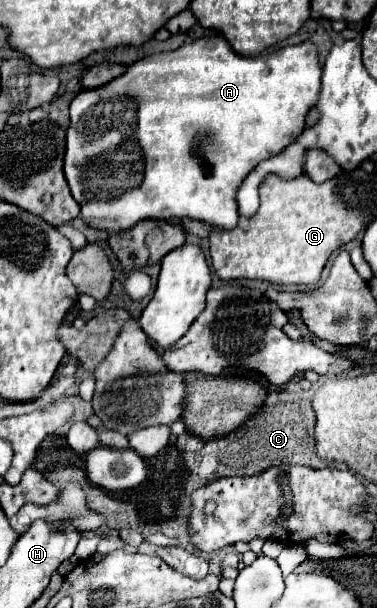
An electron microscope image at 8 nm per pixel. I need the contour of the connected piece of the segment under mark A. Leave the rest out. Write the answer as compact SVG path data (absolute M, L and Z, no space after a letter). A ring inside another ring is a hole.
M207 36L199 38L191 44L183 44L177 50L171 52L159 52L147 58L141 58L133 62L125 74L119 78L107 82L105 86L93 88L93 90L81 90L73 102L71 102L71 126L67 130L67 152L65 152L65 176L71 188L73 198L81 206L81 218L85 224L93 228L115 228L121 232L121 228L131 228L133 224L141 220L173 220L173 218L191 218L191 220L201 220L217 228L231 230L237 226L239 212L237 212L237 202L235 202L235 192L245 180L245 176L261 162L271 158L273 154L279 154L287 144L297 140L297 136L303 130L305 116L309 108L315 106L317 96L319 96L319 84L321 84L321 68L317 60L317 48L313 42L301 42L295 46L285 46L279 52L267 54L267 56L255 56L255 58L243 58L231 50L231 46L219 38L219 36ZM89 148L117 148L113 152L103 152L89 156Z

